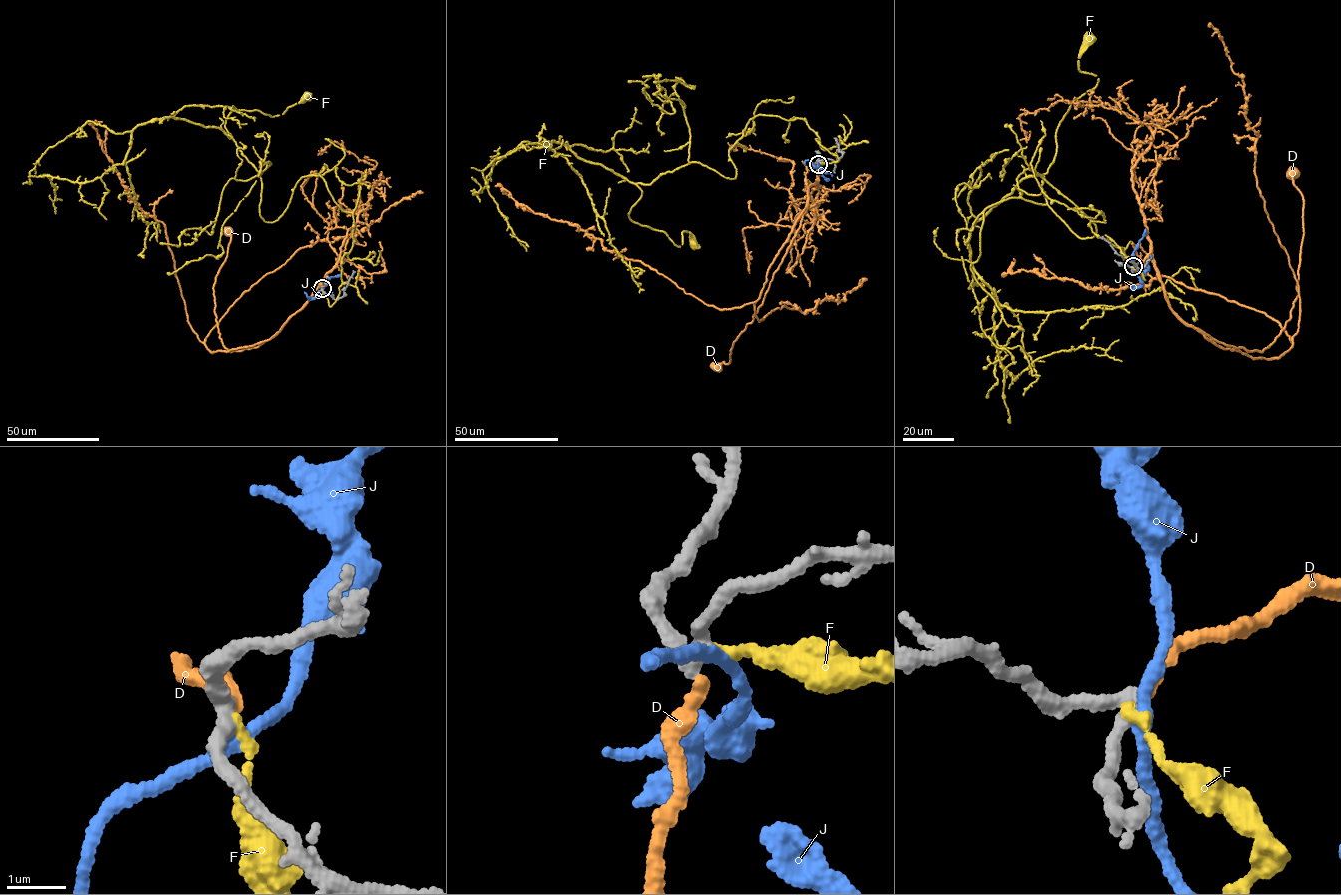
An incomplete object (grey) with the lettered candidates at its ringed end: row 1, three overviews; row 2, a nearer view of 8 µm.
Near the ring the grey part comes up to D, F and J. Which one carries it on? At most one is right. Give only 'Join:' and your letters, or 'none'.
Join: D

